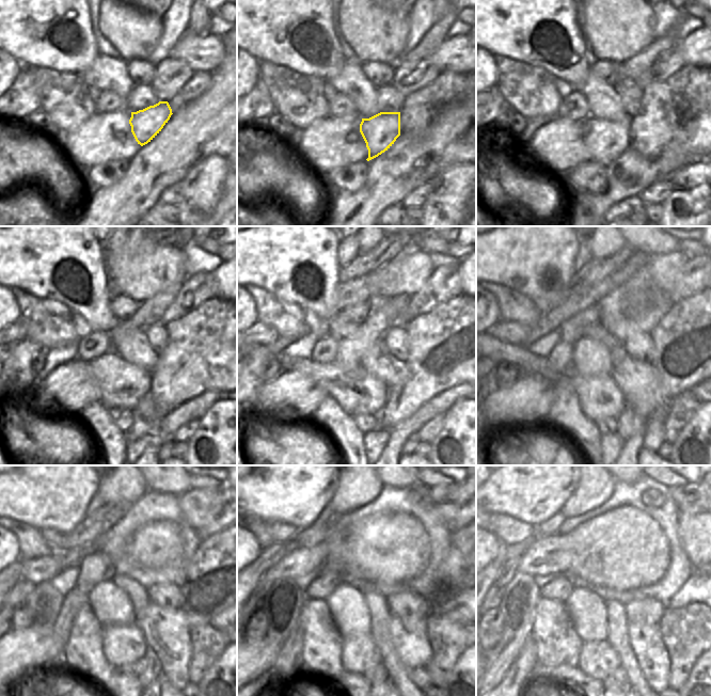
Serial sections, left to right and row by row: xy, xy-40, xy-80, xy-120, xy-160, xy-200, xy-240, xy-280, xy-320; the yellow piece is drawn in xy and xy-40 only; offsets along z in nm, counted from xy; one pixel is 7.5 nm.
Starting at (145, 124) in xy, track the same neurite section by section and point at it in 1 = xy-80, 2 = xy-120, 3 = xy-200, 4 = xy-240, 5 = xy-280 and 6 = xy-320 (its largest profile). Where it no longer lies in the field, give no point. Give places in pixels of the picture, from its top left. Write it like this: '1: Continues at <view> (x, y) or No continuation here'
1: Continues at xy-80 (605, 140)
2: Continues at xy-120 (122, 384)
3: Continues at xy-200 (599, 397)
4: Continues at xy-240 (122, 645)
5: Continues at xy-280 (360, 653)
6: Continues at xy-320 (598, 660)

